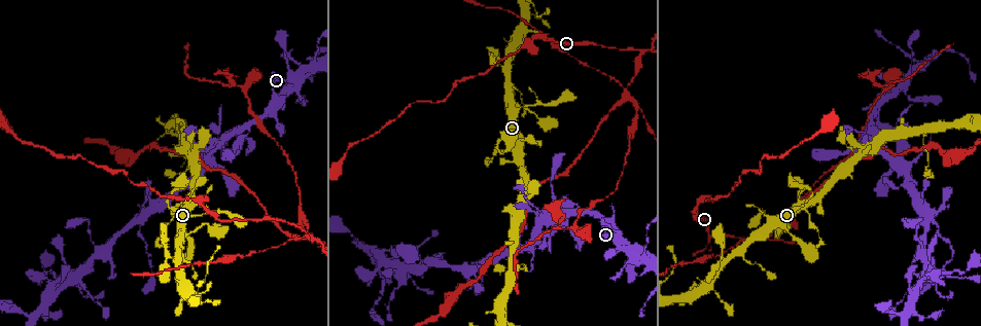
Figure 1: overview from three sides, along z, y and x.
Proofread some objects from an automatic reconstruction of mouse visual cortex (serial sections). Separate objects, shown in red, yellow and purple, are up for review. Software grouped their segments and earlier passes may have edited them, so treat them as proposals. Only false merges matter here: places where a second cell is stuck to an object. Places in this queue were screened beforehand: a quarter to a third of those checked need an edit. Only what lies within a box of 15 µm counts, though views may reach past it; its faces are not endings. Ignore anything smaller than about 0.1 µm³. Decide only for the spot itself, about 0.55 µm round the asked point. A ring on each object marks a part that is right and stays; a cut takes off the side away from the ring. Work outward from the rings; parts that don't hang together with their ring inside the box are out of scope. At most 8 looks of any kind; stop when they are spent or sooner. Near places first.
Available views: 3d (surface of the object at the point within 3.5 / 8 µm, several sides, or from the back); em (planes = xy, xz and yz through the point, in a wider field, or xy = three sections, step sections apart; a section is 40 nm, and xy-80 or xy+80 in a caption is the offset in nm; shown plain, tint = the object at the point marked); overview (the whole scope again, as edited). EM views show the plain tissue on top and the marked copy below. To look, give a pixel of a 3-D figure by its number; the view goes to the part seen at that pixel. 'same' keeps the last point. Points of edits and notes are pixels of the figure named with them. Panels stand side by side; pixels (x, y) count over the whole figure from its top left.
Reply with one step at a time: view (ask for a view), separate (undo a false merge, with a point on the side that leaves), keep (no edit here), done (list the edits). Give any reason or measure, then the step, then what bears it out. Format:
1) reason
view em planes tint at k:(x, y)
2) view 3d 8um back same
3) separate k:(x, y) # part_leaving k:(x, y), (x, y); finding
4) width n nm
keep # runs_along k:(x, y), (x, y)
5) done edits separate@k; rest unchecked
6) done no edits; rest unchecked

a fork
view 3d 8um at 1:(310, 237)

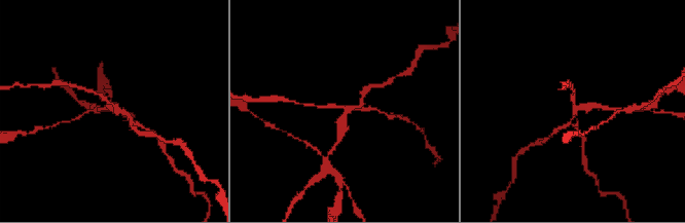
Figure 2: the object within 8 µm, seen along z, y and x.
view 3d 3.5um at 2:(114, 107)

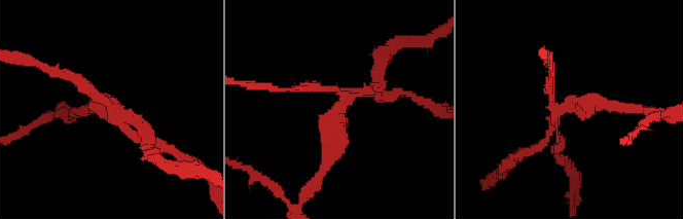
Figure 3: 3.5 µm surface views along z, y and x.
arms 3; arm_widths 150, 150, 200 nm; now the EM
view em xy step 5 tint at 3:(340, 98)

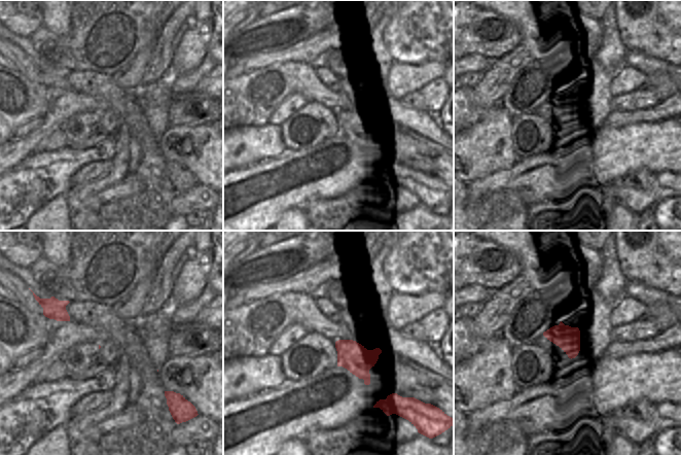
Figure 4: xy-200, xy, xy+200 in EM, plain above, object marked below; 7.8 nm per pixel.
separate 3:(381, 61) # part_leaving 3:(342, 97), (335, 139), (316, 183); a second cell is stuck on

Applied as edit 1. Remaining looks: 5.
redraw
view overview

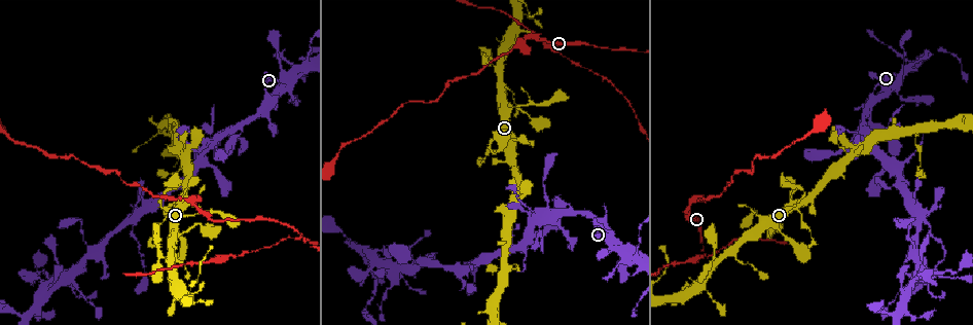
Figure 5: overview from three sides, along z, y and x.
two arms at a narrow angle
view 3d 3.5um at 5:(598, 220)

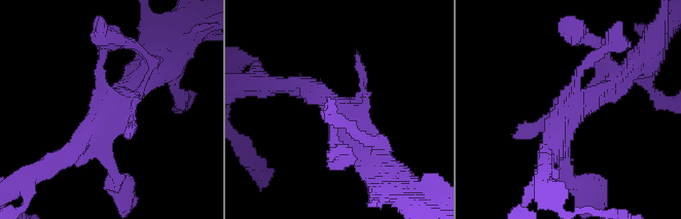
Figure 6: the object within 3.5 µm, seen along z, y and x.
need the tissue
view em xy step 3 tint at 6:(575, 99)

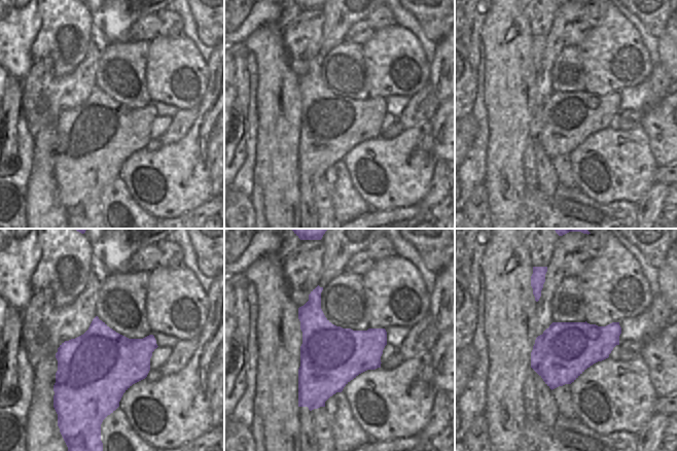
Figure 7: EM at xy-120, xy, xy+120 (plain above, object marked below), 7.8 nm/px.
cut it another way
view em xy step 2 tint same

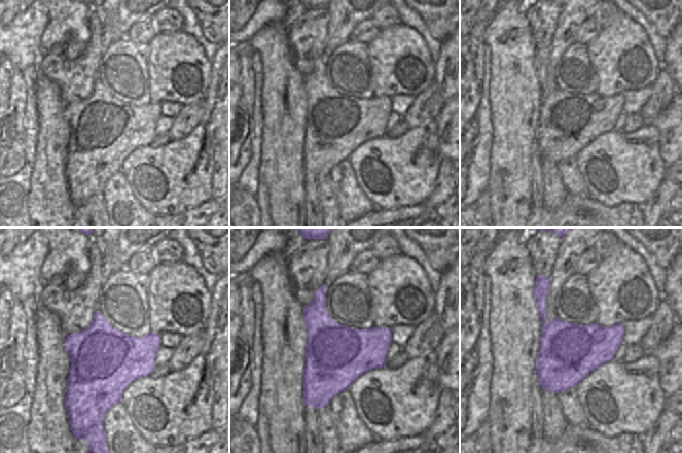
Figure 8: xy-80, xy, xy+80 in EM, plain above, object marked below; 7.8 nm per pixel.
keep # runs_along 6:(609, 46), (580, 68), (550, 150); all the same cell

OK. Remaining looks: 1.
done edits separate@3; rest unchecked

